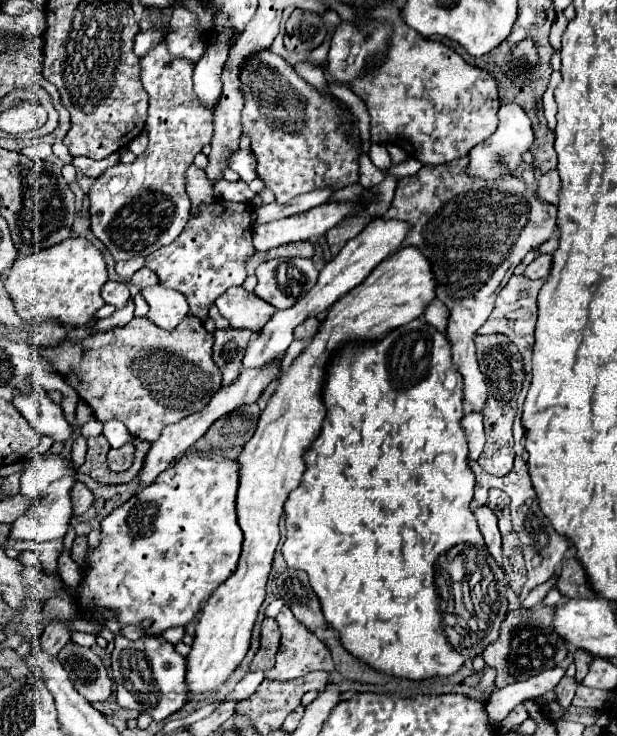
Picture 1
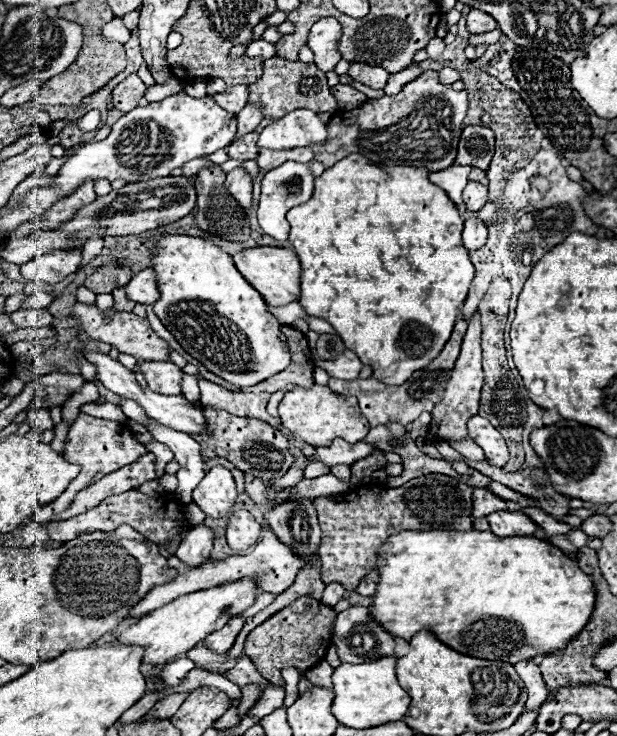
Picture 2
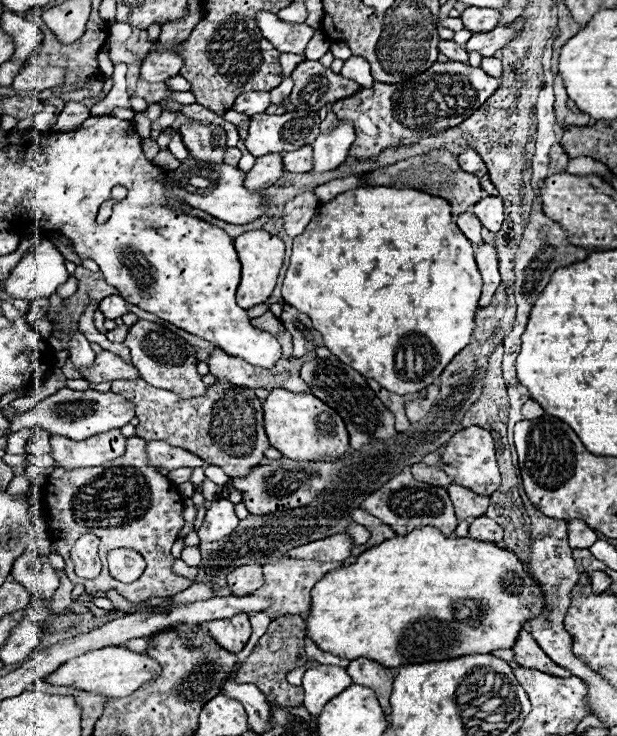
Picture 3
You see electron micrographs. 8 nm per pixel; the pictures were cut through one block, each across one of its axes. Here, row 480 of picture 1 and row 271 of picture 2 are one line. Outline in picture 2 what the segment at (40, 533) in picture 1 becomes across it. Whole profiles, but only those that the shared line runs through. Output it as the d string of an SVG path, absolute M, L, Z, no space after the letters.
M80 250L44 254L44 256L36 256L34 260L22 264L20 273L28 282L58 284L66 276L70 276L78 270L80 258L82 258Z

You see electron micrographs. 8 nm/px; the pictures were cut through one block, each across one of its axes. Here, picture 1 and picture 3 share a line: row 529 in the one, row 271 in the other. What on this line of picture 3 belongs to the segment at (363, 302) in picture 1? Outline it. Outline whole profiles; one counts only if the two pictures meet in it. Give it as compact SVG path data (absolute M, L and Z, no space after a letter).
M252 230L252 232L238 236L234 244L236 244L236 252L240 256L240 264L242 264L242 282L238 286L236 300L238 300L238 306L248 310L256 304L266 302L272 296L272 292L276 288L278 272L284 262L284 242L278 236L272 236L264 230Z

